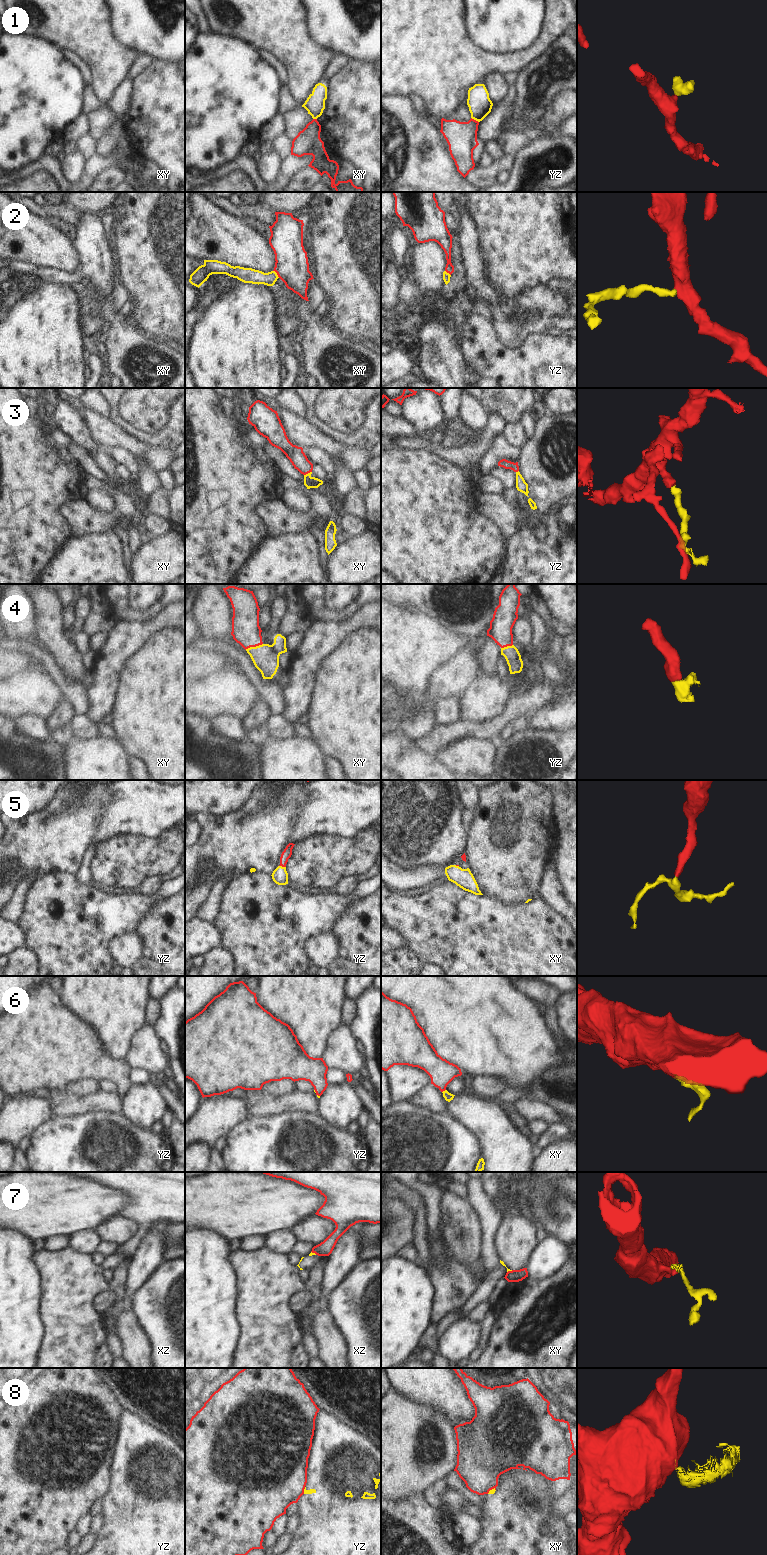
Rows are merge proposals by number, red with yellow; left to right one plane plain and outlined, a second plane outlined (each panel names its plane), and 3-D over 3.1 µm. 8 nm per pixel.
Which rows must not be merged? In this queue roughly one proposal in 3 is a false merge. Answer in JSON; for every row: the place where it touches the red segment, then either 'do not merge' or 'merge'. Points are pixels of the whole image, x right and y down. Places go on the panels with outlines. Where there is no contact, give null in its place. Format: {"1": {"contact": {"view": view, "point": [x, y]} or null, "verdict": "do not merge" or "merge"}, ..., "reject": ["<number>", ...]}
{"1": {"contact": {"view": "yz", "point": [475, 120]}, "verdict": "do not merge"}, "2": {"contact": {"view": "xy", "point": [277, 274]}, "verdict": "merge"}, "3": {"contact": {"view": "xy", "point": [307, 473]}, "verdict": "merge"}, "4": {"contact": {"view": "xy", "point": [253, 646]}, "verdict": "merge"}, "5": {"contact": {"view": "yz", "point": [282, 866]}, "verdict": "merge"}, "6": {"contact": {"view": "xy", "point": [443, 1090]}, "verdict": "merge"}, "7": {"contact": {"view": "xz", "point": [314, 1252]}, "verdict": "do not merge"}, "8": {"contact": {"view": "xy", "point": [491, 1489]}, "verdict": "do not merge"}, "reject": ["1", "7", "8"]}

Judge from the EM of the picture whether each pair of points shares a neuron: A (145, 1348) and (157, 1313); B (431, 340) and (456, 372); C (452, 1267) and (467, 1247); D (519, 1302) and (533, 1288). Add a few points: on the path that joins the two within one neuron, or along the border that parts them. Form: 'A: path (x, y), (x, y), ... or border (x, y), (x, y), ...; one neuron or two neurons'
A: border (135, 1313), (139, 1319), (139, 1324), (146, 1334); two neurons
B: path (439, 348), (440, 356), (448, 364); one neuron
C: border (448, 1247), (458, 1259), (477, 1273); two neurons
D: path (522, 1299), (530, 1291); one neuron

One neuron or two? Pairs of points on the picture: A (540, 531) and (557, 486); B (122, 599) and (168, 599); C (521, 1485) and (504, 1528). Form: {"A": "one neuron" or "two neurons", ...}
{"A": "one neuron", "B": "one neuron", "C": "one neuron"}

